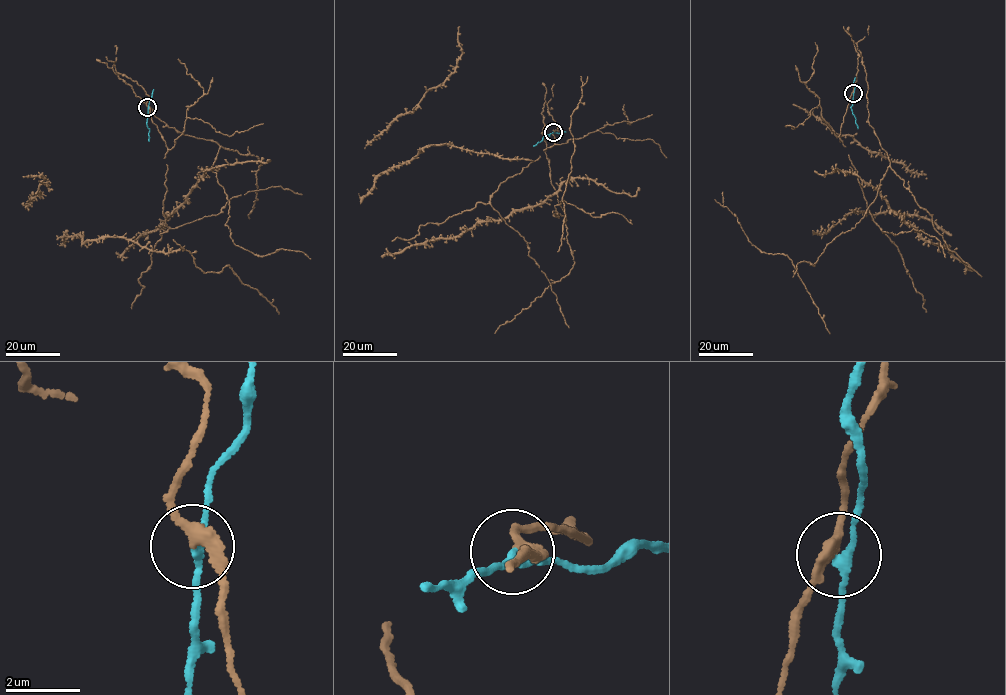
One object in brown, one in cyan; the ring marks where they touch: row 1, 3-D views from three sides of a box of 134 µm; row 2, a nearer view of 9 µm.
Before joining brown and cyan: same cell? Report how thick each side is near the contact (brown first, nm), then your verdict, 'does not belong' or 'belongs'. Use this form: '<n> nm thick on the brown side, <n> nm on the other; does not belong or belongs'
280 nm thick on the brown side, 170 nm on the other; does not belong

